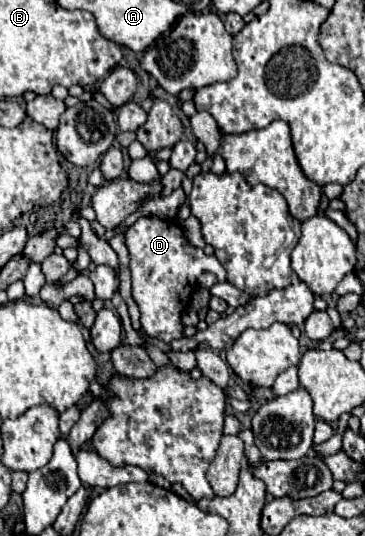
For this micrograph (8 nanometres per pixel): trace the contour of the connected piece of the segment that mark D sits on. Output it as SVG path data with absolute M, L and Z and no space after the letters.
M138 219L130 229L126 247L130 253L132 297L140 309L140 325L148 337L162 339L164 343L182 337L182 311L188 307L190 295L196 289L196 279L202 272L216 275L219 282L226 281L226 270L215 255L206 255L202 249L192 247L182 229L174 221Z

